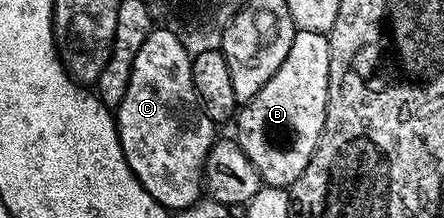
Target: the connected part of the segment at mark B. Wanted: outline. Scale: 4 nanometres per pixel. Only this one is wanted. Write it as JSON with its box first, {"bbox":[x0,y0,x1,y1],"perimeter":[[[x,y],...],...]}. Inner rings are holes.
{"bbox":[234,30,329,188],"perimeter":[[[297,30],[282,68],[266,80],[258,96],[239,107],[234,138],[259,172],[263,185],[290,188],[310,164],[326,120],[329,76],[328,35]]]}

